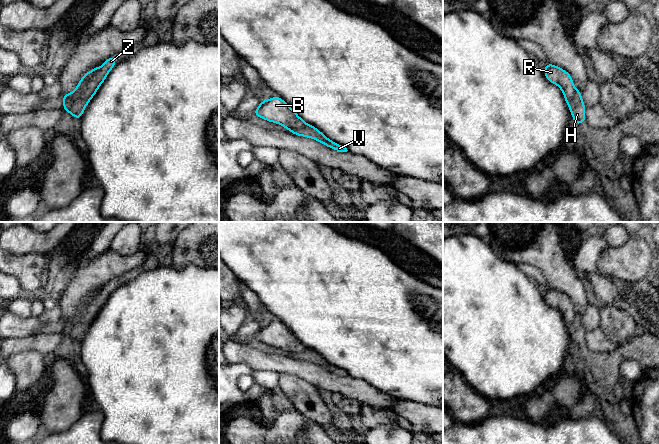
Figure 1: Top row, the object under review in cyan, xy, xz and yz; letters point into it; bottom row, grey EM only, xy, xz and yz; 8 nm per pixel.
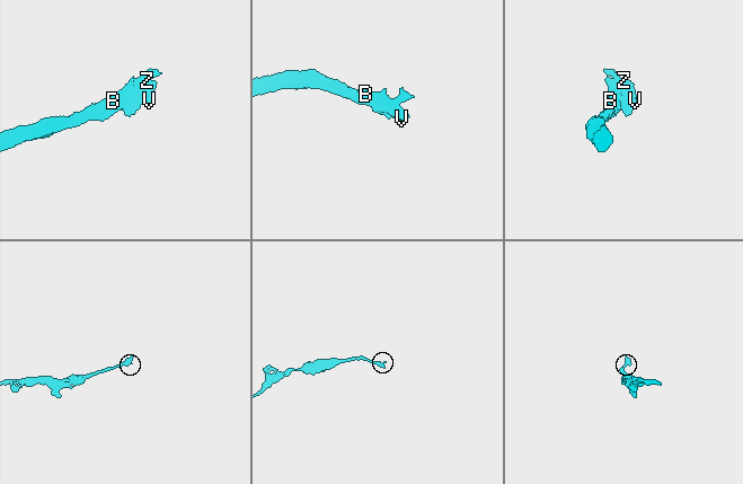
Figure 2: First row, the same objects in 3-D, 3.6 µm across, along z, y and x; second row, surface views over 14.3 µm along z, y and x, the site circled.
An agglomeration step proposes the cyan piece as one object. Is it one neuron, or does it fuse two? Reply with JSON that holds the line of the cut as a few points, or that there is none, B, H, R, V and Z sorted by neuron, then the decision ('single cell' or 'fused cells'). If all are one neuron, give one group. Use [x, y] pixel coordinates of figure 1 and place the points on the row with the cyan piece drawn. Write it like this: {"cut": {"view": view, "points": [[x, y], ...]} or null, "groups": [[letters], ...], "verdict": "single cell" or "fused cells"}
{"cut": {"view": "xy", "points": [[101, 66], [80, 93], [63, 106]]}, "groups": [["B", "R"], ["H", "V", "Z"]], "verdict": "fused cells"}

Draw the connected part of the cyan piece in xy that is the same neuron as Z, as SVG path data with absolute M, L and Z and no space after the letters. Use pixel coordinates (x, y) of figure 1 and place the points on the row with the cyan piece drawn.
M114 55L107 58L104 64L98 69L97 74L88 82L78 97L73 102L65 104L63 110L69 112L78 121L83 115L89 101L94 97L111 69L116 65L117 62Z

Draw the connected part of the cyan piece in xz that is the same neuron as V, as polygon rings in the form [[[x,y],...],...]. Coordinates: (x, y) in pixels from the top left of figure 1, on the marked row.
[[[306,124],[301,129],[289,130],[289,132],[297,136],[302,136],[302,137],[307,137],[307,138],[312,138],[314,140],[317,140],[318,142],[322,143],[326,147],[329,147],[337,152],[347,152],[348,151],[346,147],[330,140],[320,130],[315,128],[311,124]]]

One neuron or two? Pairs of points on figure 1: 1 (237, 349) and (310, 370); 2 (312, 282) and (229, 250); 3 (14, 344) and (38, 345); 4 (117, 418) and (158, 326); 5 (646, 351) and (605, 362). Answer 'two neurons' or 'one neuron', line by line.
1: one neuron
2: one neuron
3: one neuron
4: one neuron
5: one neuron

